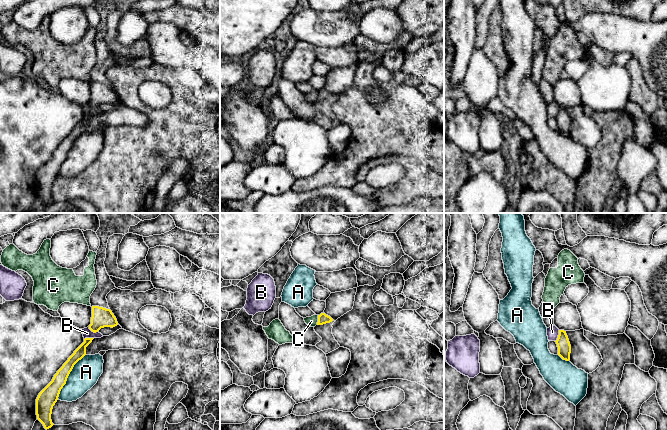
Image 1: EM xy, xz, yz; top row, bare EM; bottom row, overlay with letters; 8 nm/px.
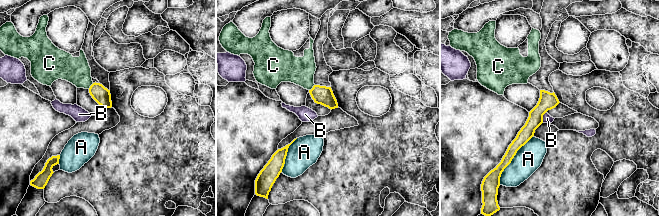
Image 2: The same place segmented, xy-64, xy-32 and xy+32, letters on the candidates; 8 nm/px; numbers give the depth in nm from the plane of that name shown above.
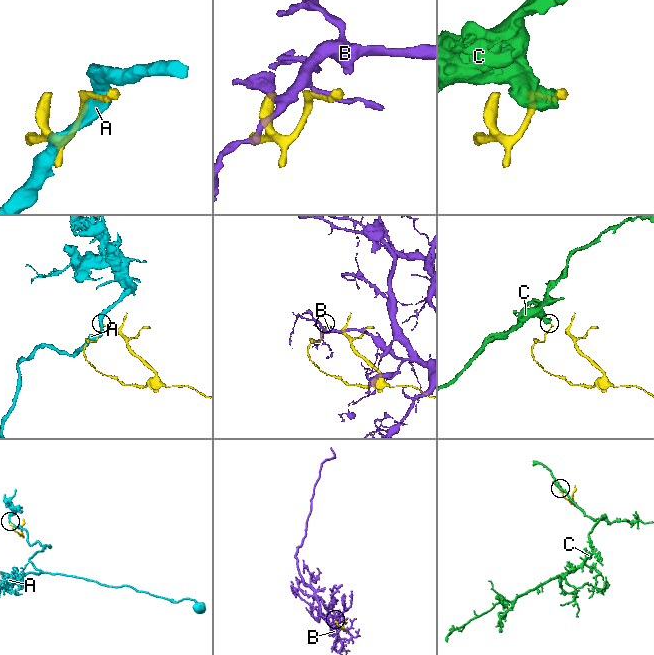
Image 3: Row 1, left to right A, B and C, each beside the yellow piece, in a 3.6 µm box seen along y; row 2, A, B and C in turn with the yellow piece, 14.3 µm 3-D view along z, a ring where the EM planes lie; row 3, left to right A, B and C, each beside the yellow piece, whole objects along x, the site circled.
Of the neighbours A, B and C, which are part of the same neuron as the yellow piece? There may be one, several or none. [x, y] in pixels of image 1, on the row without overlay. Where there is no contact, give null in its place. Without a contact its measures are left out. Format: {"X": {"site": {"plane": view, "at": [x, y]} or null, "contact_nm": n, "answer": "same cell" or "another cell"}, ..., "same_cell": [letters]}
{"A": {"site": {"plane": "xy", "at": [68, 151]}, "contact_nm": 420, "answer": "another cell"}, "B": {"site": {"plane": "yz", "at": [558, 112]}, "contact_nm": 100, "answer": "another cell"}, "C": {"site": {"plane": "xz", "at": [318, 96]}, "contact_nm": 80, "answer": "another cell"}, "same_cell": []}

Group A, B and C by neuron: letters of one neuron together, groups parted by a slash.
A / B / C

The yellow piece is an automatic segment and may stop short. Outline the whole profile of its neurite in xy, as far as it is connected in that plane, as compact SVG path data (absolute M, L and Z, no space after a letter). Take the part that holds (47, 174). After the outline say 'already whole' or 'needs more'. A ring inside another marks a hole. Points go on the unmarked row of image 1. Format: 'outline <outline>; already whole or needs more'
outline M85 114L84 118L57 147L52 157L39 169L36 175L36 191L46 206L54 201L51 196L51 190L61 165L66 160L67 154L74 141L86 131L86 123L93 115L94 114Z; already whole

